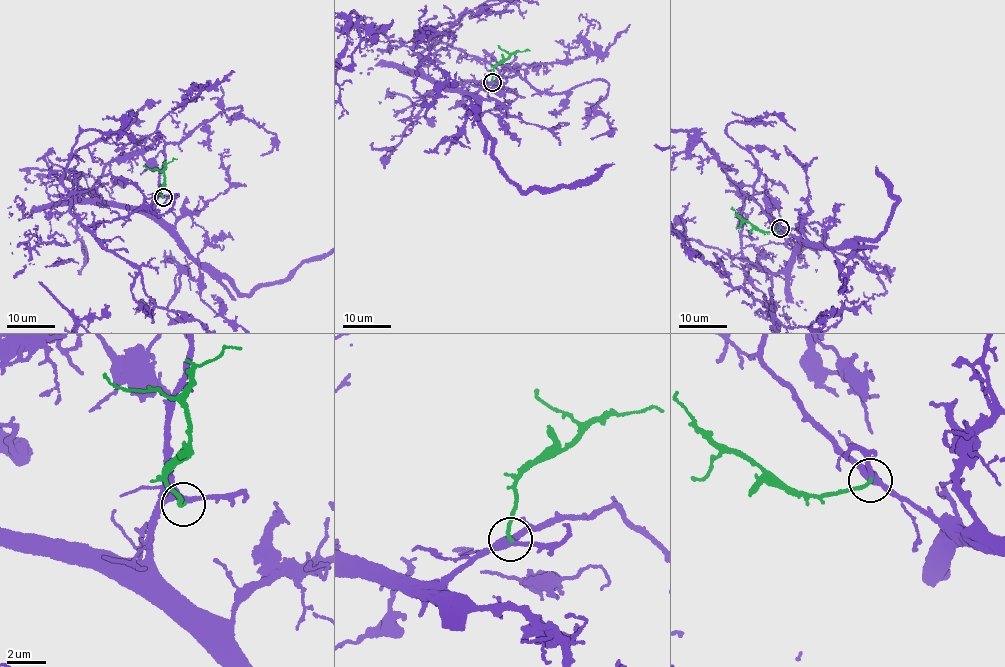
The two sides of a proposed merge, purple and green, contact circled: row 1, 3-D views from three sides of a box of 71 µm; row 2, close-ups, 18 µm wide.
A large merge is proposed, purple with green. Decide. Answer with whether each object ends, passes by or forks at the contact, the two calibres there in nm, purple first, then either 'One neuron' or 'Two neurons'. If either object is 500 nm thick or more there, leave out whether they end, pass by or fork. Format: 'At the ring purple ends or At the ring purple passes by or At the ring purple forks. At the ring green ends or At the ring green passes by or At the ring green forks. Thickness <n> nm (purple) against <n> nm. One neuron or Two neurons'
At the ring purple passes by. At the ring green ends. Thickness 280 nm (purple) against 190 nm. One neuron

